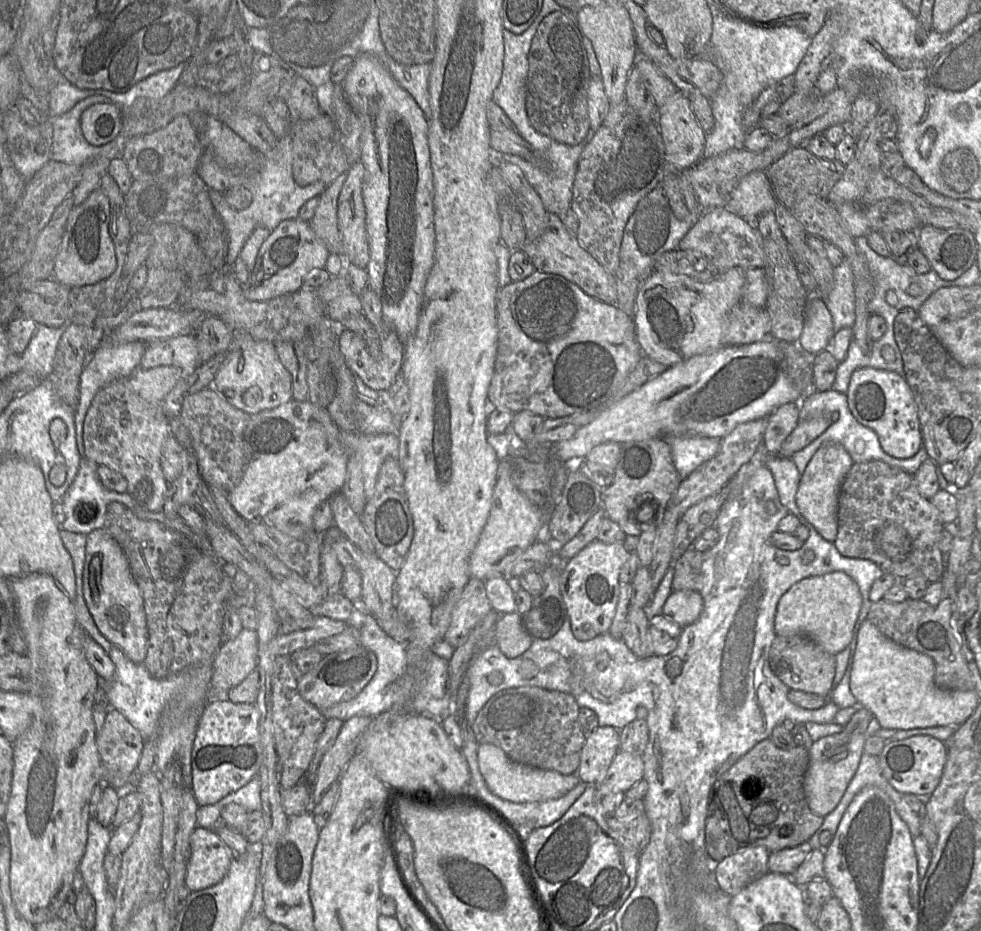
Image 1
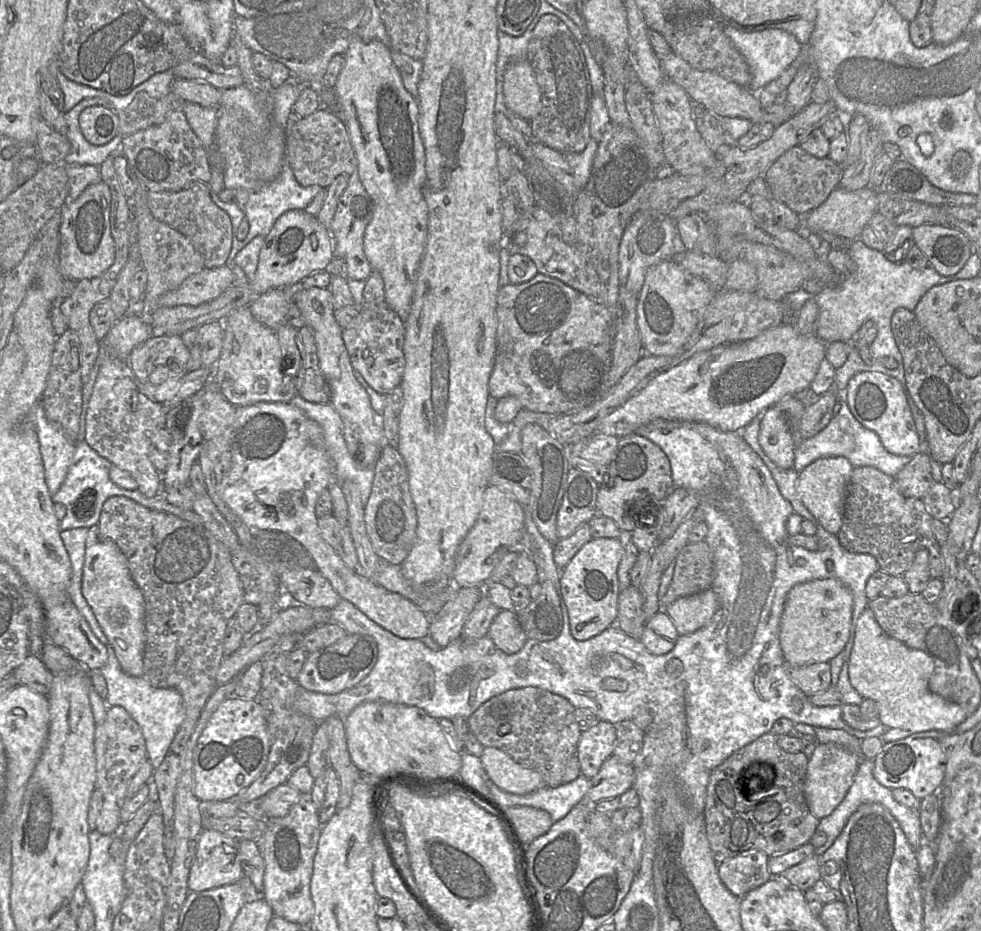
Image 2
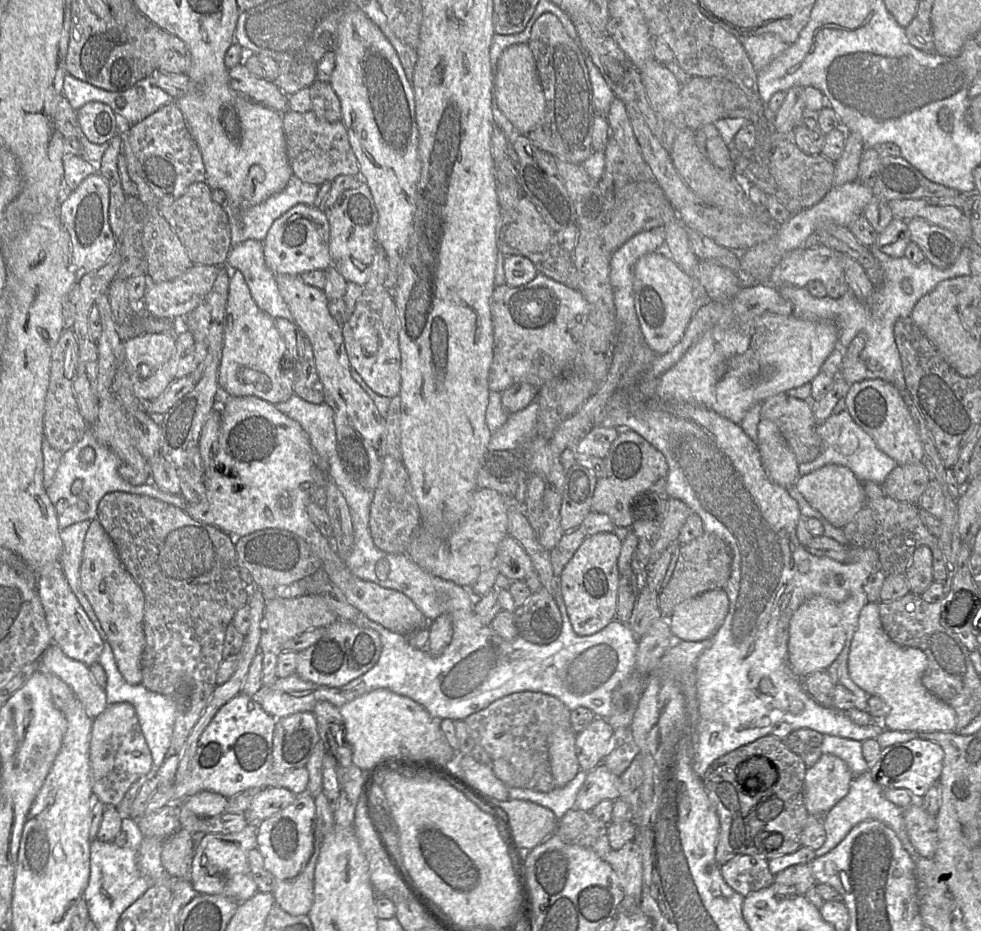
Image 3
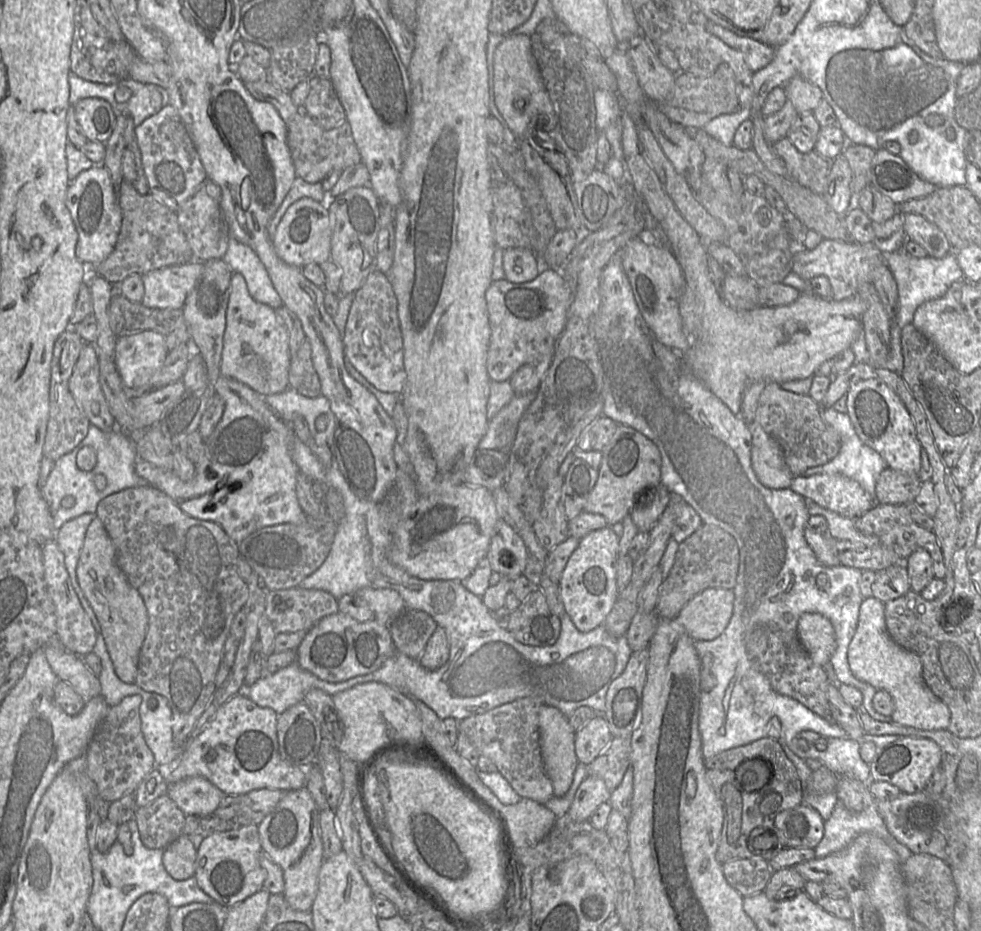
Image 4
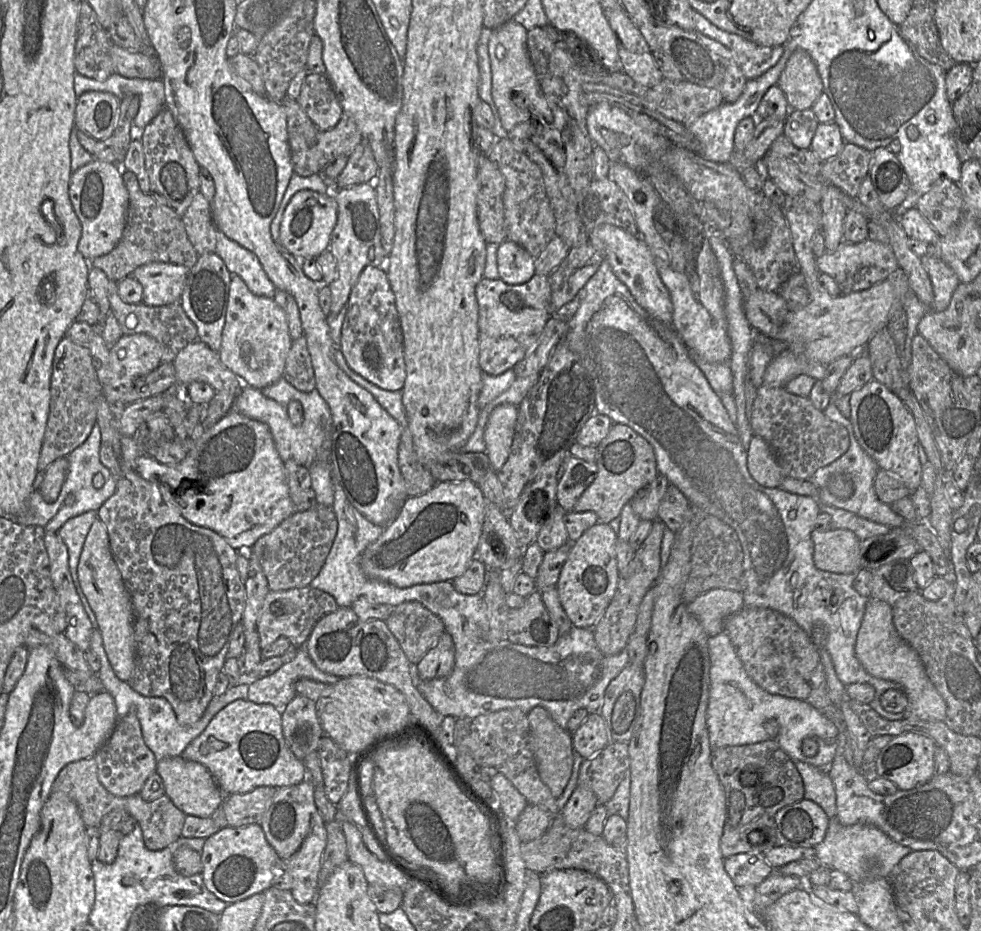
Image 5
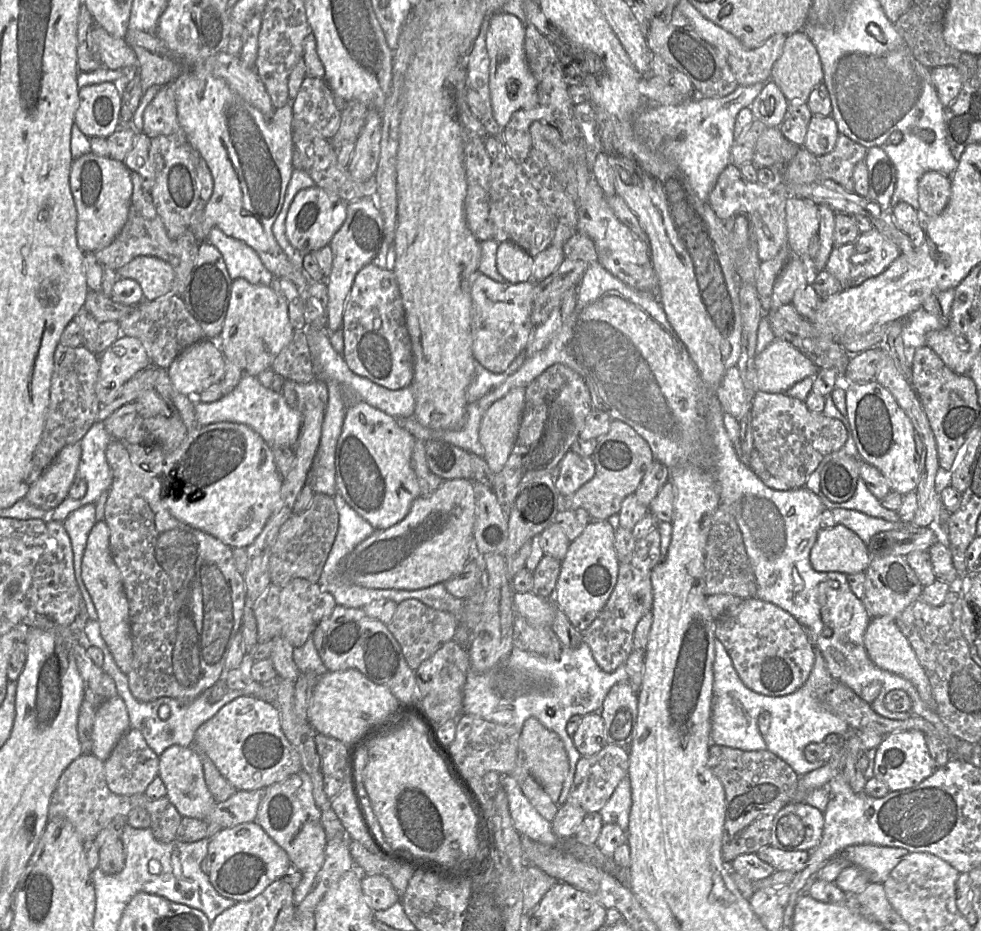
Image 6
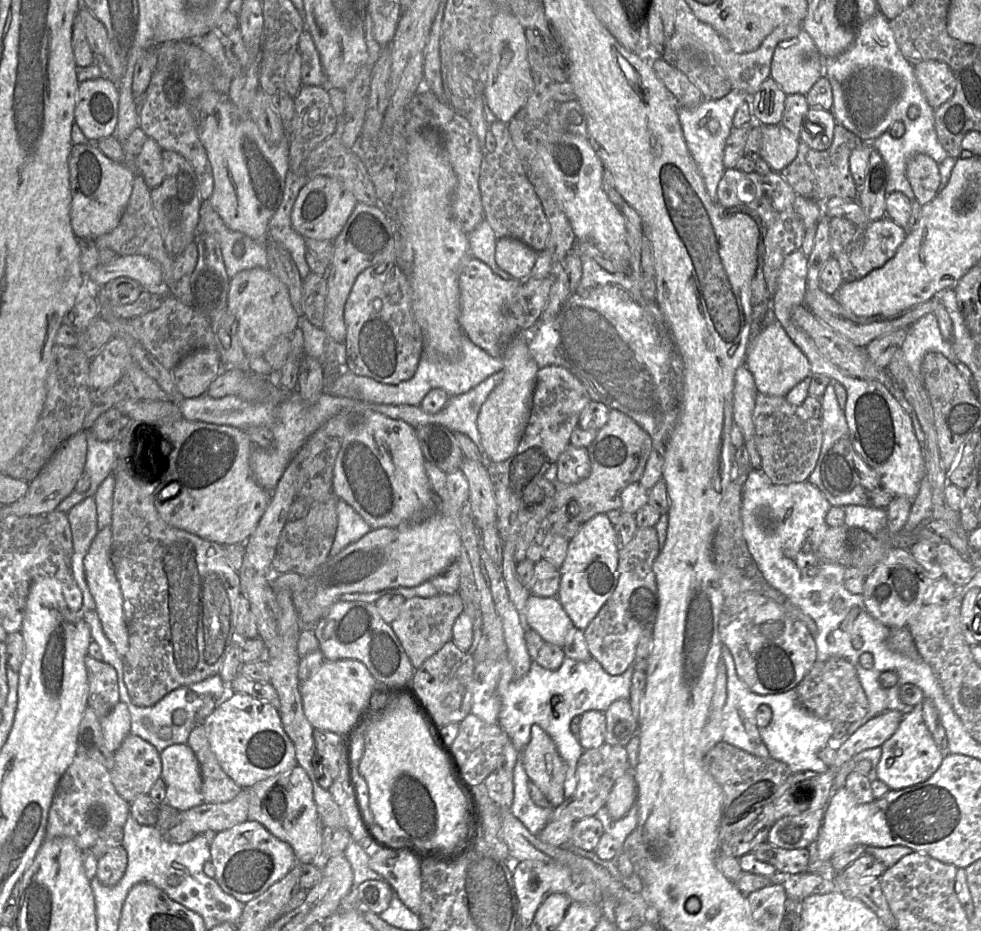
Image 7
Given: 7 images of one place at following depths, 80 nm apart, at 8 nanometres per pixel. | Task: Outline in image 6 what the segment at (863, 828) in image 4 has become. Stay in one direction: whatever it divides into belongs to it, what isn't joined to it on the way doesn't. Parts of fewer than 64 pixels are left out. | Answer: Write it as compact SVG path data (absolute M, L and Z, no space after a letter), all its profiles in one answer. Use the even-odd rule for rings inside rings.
M862 844L848 847L840 855L849 864L864 870L870 883L883 883L893 868L909 853L904 848Z

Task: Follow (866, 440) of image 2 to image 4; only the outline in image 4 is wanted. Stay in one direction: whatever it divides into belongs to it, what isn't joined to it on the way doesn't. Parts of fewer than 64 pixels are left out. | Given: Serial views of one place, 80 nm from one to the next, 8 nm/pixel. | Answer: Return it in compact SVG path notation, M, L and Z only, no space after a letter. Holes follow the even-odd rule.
M833 406L823 409L823 419L831 425L840 435L841 448L838 455L830 462L809 468L805 471L804 476L814 474L841 474L856 481L864 491L866 491L875 503L876 500L876 483L880 473L887 468L885 460L873 449L866 446L856 434L852 422L847 413L836 411Z

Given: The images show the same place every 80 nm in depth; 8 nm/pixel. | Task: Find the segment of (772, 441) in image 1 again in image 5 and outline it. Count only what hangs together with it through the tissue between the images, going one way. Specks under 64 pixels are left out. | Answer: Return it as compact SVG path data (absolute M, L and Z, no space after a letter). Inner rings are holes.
M758 435L751 438L747 466L751 476L764 487L778 488L784 479L771 447Z

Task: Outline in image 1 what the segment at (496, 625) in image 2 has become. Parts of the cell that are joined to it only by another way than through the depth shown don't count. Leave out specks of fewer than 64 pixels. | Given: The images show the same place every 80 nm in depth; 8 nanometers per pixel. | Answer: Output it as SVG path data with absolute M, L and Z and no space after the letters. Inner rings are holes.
M518 612L502 614L496 625L496 645L508 658L516 658L527 651L533 637L523 624L522 615Z

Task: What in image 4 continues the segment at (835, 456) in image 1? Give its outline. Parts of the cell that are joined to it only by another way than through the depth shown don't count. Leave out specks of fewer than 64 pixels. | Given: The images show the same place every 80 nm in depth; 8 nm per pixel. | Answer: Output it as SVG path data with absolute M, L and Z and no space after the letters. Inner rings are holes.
M841 474L796 476L789 488L848 518L860 517L876 504L856 481Z

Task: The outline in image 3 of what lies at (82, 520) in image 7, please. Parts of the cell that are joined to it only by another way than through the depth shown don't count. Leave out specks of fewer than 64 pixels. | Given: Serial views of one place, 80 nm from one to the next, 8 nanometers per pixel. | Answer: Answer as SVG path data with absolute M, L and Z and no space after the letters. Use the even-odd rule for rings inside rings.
M85 520L74 523L60 530L63 550L59 562L63 568L72 592L75 594L80 605L90 618L99 636L108 642L106 634L104 633L91 604L82 592L80 586L80 567L83 557L84 539L90 524L91 521Z

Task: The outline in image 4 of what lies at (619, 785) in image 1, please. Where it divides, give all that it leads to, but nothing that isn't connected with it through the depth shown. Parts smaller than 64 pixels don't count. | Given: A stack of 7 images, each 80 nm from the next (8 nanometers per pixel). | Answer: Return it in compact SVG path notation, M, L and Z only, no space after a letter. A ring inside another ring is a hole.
M588 775L578 787L568 813L576 821L588 820L602 803L609 802L611 793L601 778Z

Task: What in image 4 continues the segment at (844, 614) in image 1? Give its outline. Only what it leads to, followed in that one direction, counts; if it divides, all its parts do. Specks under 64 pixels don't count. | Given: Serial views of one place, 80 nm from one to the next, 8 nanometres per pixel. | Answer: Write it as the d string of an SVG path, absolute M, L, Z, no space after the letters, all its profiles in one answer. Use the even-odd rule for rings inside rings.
M804 613L798 620L797 636L811 659L818 665L828 666L836 650L834 628L819 613Z

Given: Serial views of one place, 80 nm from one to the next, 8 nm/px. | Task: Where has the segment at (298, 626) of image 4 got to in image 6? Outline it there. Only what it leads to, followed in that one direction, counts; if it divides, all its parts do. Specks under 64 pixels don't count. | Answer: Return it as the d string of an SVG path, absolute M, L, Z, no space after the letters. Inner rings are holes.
M296 578L284 585L270 584L253 608L257 623L258 642L266 643L274 637L287 639L295 648L305 644L318 624L336 607L333 595L324 591L318 583Z

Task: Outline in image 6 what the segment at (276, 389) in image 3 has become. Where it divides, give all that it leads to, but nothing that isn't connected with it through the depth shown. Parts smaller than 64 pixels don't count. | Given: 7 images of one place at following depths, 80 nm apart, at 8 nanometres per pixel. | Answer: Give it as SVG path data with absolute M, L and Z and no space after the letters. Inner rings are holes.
M243 278L232 281L219 347L224 358L236 364L243 374L257 377L271 369L277 355L292 340L294 331L286 299L271 286L253 285Z

